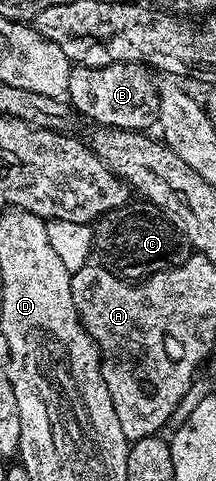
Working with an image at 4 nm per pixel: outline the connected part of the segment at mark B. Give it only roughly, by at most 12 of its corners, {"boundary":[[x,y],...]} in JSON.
{"boundary":[[73,66],[67,101],[90,123],[148,131],[150,71]]}

